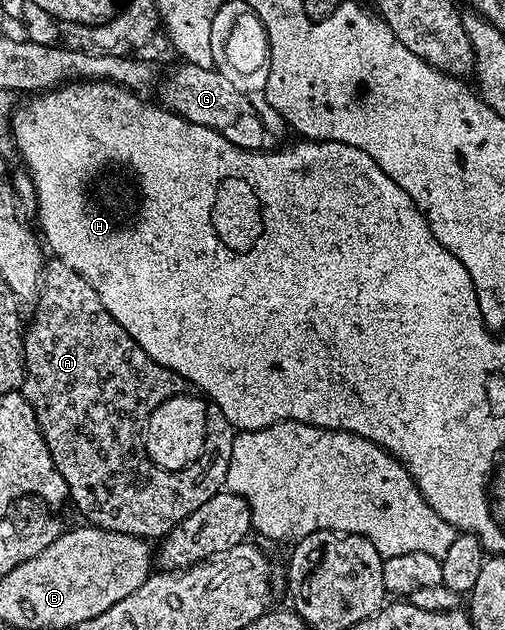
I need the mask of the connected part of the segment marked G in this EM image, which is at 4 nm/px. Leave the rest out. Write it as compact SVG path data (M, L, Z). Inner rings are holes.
M189 63L179 65L167 77L162 89L163 102L169 110L195 124L214 129L247 151L270 151L281 142L279 139L286 132L285 119L269 103L256 103L256 99L236 99L236 95L232 95L232 73L227 65L211 68Z

